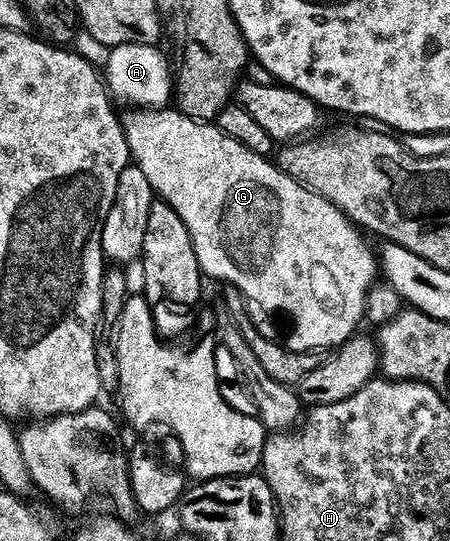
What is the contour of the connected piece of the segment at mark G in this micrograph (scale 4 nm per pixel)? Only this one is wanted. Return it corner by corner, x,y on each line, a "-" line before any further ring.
133,110
128,117
124,117
125,136
129,139
129,150
136,167
147,174
147,182
151,182
154,193
164,203
169,204
183,218
187,230
191,234
191,242
195,246
195,254
199,258
199,266
206,277
213,280
226,280
234,284
247,299
253,304
258,304
265,312
282,312
289,316
293,323
293,333
283,340
285,347
293,352
316,352
318,350
336,350
341,345
352,340
357,328
366,319
365,305
369,303
369,291
374,287
373,279
379,276
379,260
369,249
369,244
364,240
362,229
359,228
345,213
341,212
329,199
313,192
298,180
293,180
287,173
282,172
280,167
272,159
255,154
247,150
247,146
239,146
235,138
227,138
221,129
209,122
192,120
176,110

